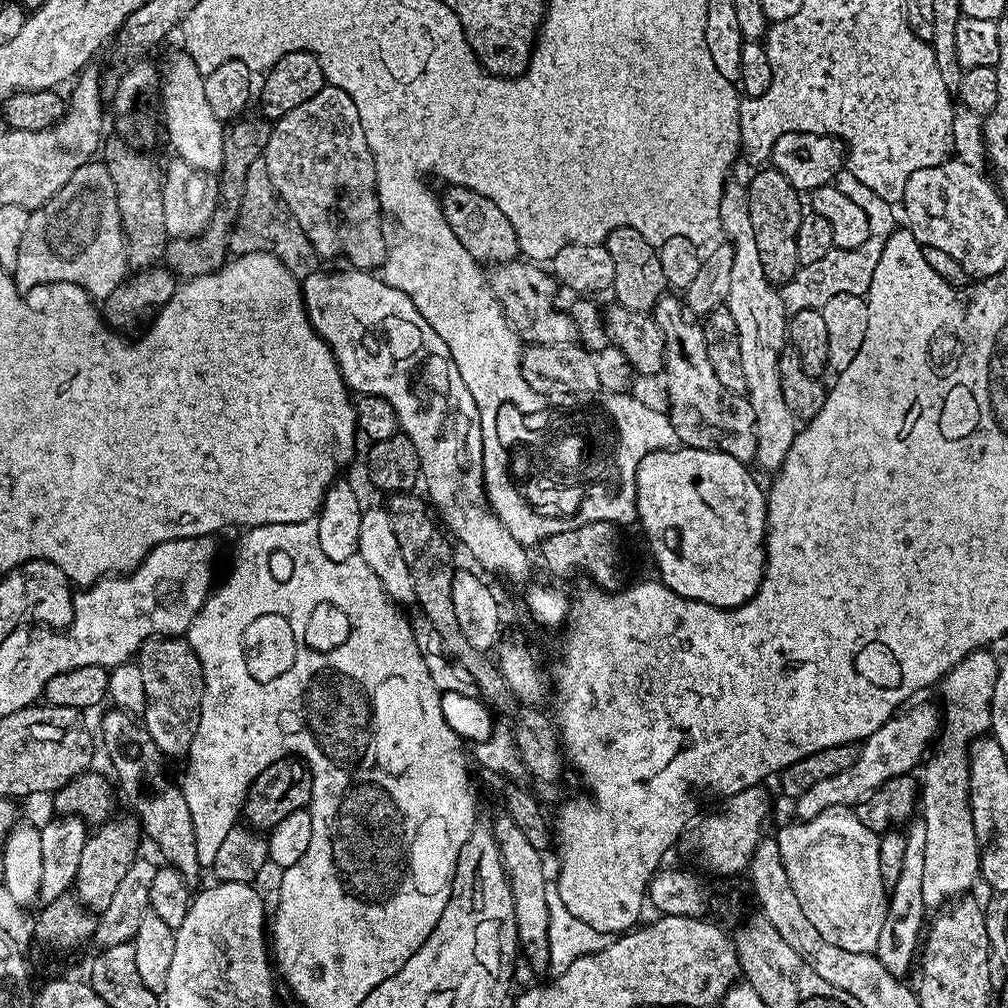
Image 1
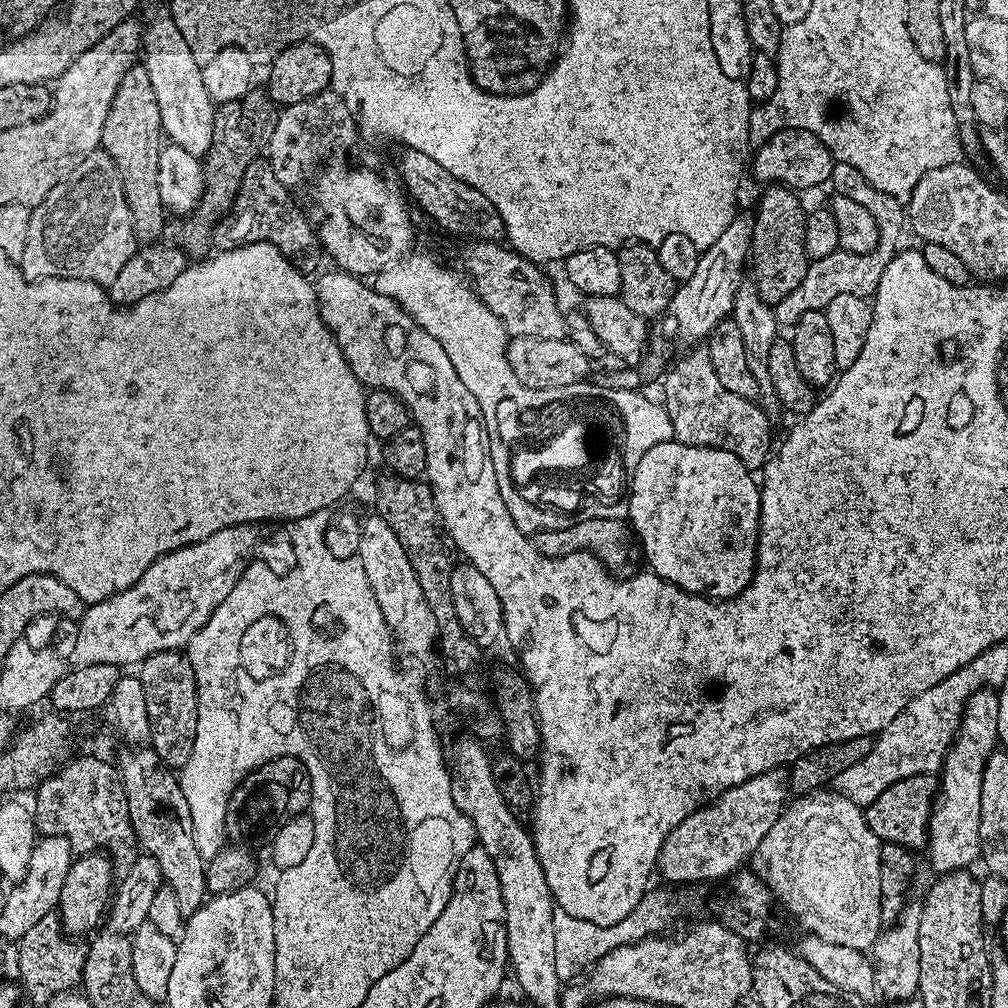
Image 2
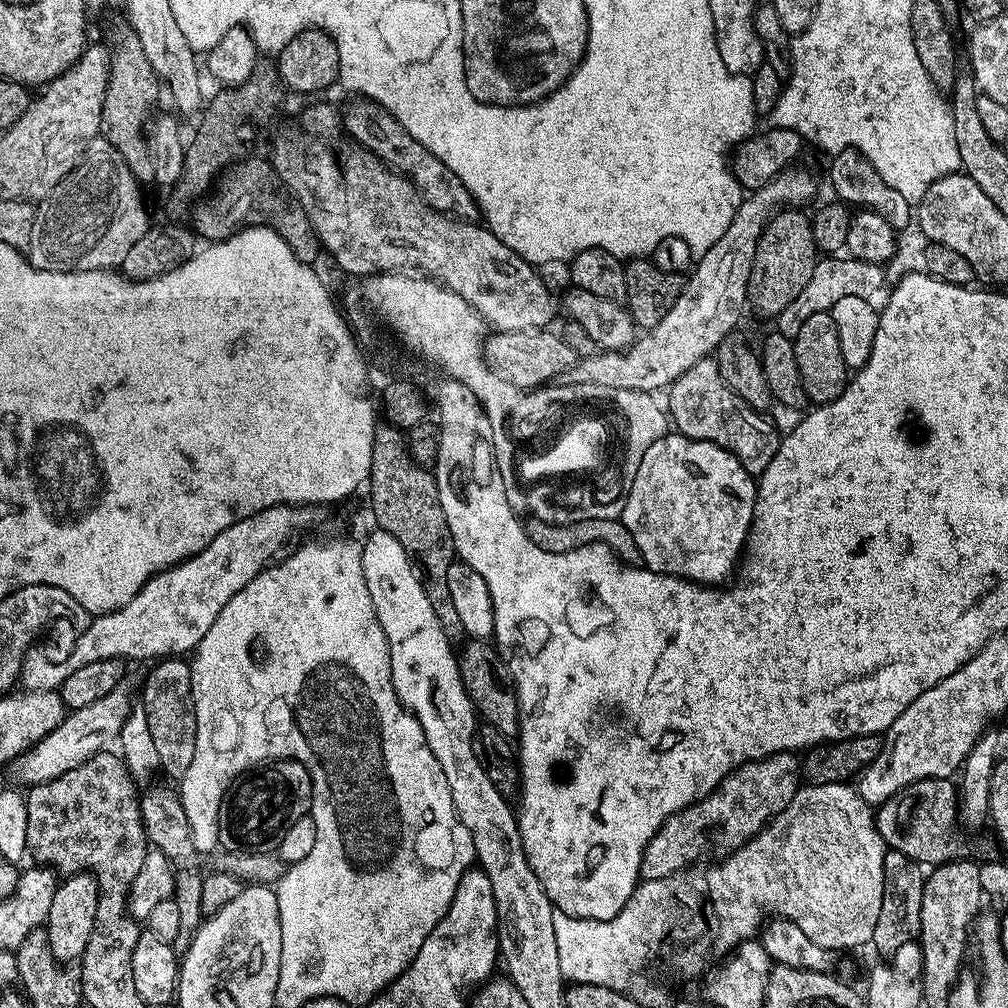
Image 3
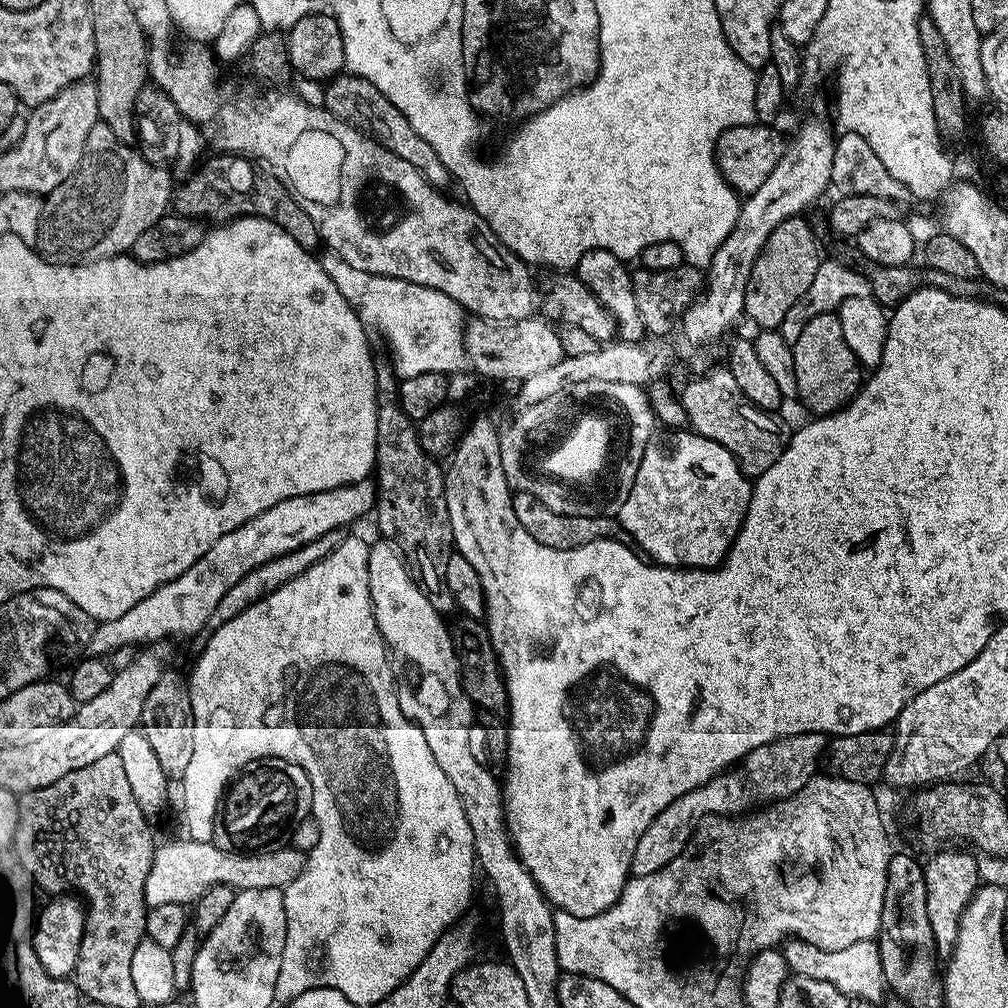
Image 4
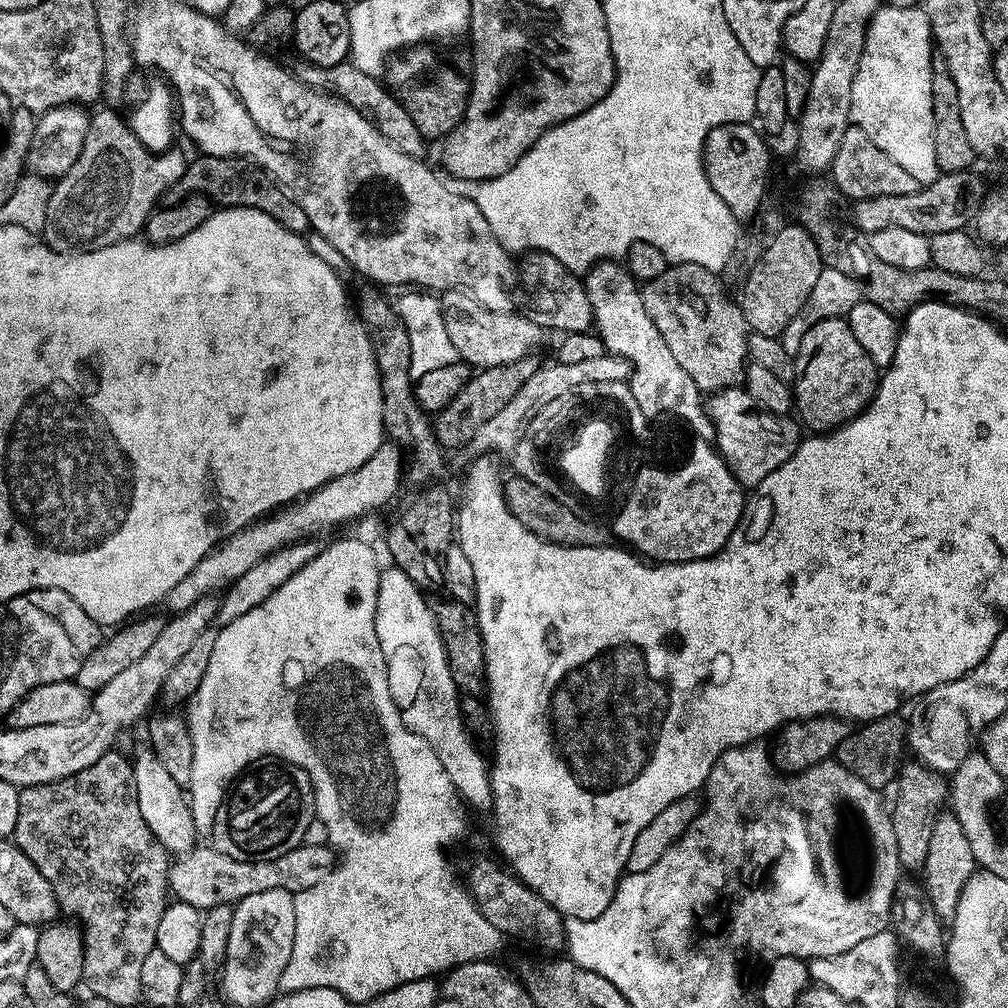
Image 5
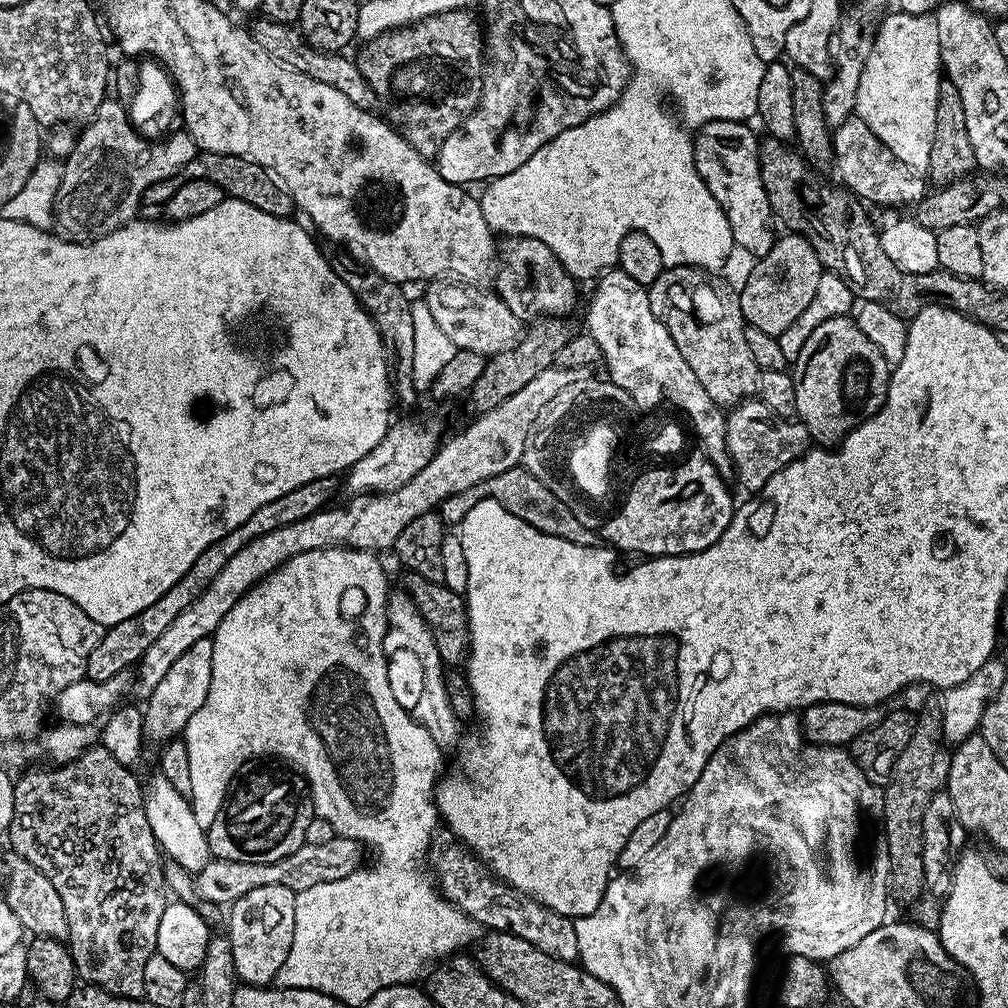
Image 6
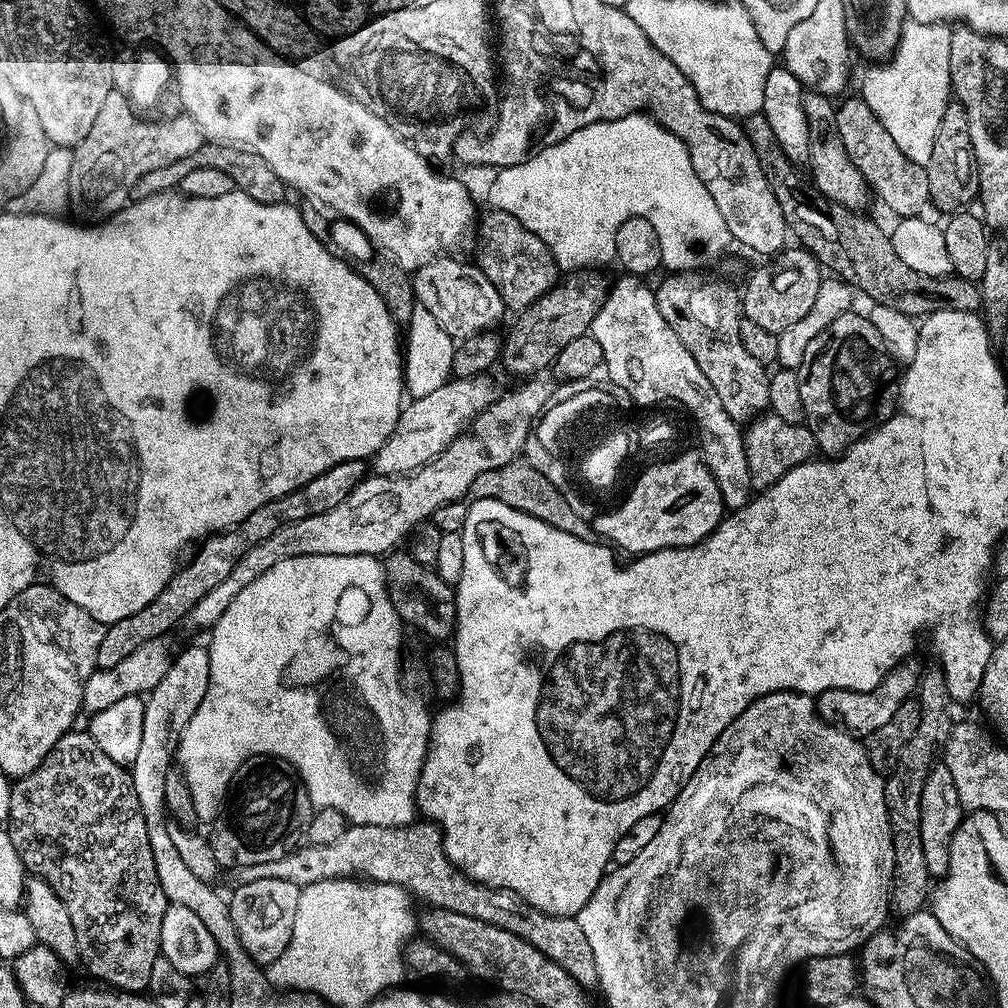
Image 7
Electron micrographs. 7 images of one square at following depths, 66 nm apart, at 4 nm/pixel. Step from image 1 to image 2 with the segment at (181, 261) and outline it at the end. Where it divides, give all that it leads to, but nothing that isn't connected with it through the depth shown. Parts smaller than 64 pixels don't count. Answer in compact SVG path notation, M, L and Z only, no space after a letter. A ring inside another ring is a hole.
M259 86L250 88L242 99L217 105L214 137L202 160L203 196L199 206L189 216L170 216L165 219L160 236L163 243L180 248L190 258L202 258L211 251L213 228L232 208L250 163L261 159L267 151L278 116L279 107L268 96L267 89Z

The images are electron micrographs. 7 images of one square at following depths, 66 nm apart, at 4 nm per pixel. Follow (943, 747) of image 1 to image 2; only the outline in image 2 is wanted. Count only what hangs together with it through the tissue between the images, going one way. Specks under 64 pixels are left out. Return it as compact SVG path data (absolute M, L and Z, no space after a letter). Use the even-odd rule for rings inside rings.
M980 688L968 699L964 708L964 717L956 732L956 741L944 756L944 766L938 773L938 791L932 805L932 817L928 819L928 843L926 853L932 863L933 873L958 872L971 869L975 860L982 856L980 842L980 819L982 818L982 774L992 752L997 751L1000 735L998 734L999 695L993 689Z

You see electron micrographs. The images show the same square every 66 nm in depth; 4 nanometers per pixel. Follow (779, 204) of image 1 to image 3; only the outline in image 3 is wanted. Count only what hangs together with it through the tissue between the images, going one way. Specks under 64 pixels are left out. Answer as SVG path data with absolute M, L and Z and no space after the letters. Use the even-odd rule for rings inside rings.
M796 206L777 211L764 228L762 238L756 241L754 266L750 266L747 303L760 316L775 318L802 294L818 259L818 249L812 234L809 213Z

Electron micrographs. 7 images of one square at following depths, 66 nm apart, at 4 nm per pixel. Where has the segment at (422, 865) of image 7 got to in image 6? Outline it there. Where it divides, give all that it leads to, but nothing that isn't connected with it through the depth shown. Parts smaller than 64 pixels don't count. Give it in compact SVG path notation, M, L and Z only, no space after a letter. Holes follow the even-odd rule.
M436 831L428 848L427 859L441 896L461 908L470 919L477 920L481 926L493 932L509 932L518 938L526 938L530 946L538 946L538 950L559 960L579 961L578 934L573 917L558 914L550 910L550 906L542 906L542 902L524 895L517 888L511 888L505 880L499 880L456 839L454 833ZM333 834L330 842L304 844L294 854L286 854L286 858L278 858L278 862L230 862L229 860L209 859L204 869L195 873L196 891L199 897L211 901L217 906L231 906L235 900L242 898L242 894L250 894L250 890L258 890L258 886L286 886L291 892L310 890L310 886L323 884L338 884L349 879L348 876L360 864L362 845L357 840Z

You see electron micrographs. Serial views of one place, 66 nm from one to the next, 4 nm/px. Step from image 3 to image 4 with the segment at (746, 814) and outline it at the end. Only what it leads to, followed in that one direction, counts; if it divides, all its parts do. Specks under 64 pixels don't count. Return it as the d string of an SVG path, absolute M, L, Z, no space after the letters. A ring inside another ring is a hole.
M823 732L810 734L794 734L781 740L770 742L766 746L758 746L749 756L745 756L739 770L728 770L706 782L701 788L682 794L658 818L646 826L642 838L638 838L638 846L634 846L632 855L632 876L645 876L662 870L693 839L694 833L709 818L736 818L747 813L751 804L760 806L778 800L789 800L802 786L806 786L816 775L826 756L829 737ZM744 768L744 769L743 769ZM740 771L741 772L736 772ZM768 800L768 801L767 801ZM745 811L745 812L744 812Z

